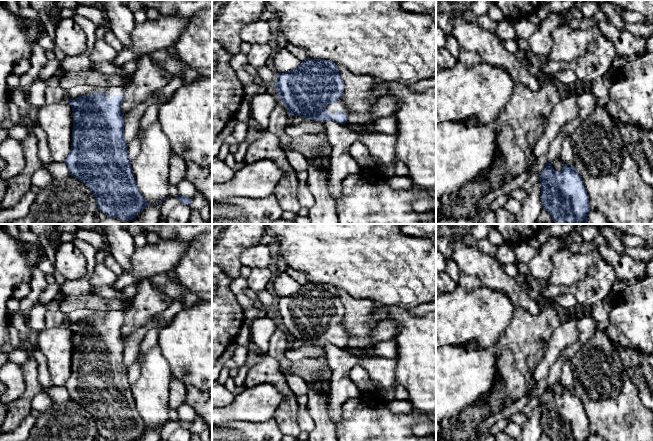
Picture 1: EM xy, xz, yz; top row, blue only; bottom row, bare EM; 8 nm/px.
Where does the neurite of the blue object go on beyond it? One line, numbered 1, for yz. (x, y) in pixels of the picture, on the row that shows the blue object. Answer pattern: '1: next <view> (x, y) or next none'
1: next none

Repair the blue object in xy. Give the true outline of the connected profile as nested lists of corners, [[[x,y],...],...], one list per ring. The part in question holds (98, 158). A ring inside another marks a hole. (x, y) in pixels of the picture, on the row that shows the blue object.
[[[124,86],[106,87],[104,94],[94,93],[67,100],[73,111],[71,150],[64,163],[70,175],[93,193],[100,212],[121,221],[133,220],[150,204],[138,190],[124,138],[121,104]]]

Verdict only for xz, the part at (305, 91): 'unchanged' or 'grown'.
grown

